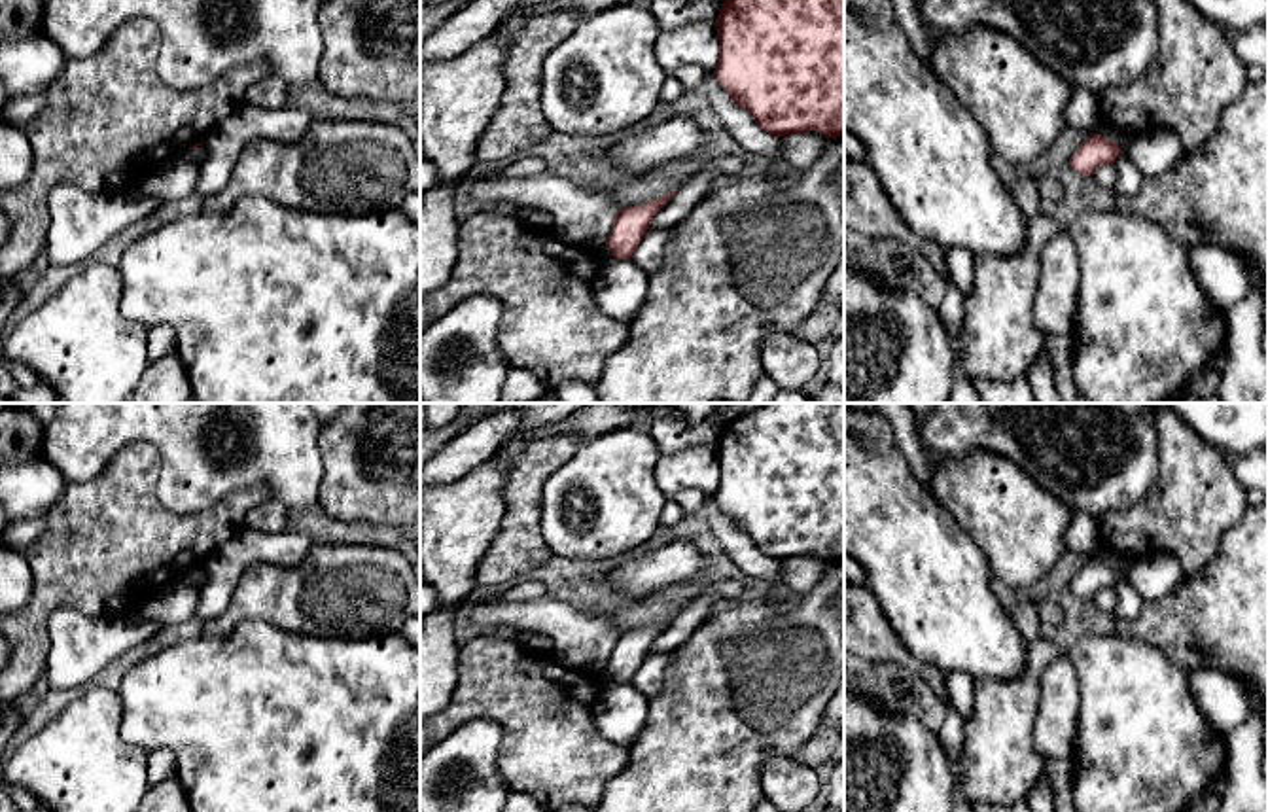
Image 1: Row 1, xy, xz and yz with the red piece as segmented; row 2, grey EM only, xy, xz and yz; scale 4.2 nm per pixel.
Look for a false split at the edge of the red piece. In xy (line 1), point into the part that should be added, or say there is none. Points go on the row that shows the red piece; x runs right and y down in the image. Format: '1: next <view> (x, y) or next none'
1: next none

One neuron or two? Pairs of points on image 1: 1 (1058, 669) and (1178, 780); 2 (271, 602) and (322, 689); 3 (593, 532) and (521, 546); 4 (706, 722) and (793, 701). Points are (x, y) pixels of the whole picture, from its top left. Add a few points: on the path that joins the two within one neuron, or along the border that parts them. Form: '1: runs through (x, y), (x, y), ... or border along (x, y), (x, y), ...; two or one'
1: border along (1064, 653), (1075, 676), (1075, 729); two
2: border along (245, 619), (265, 619), (294, 633), (332, 638); two
3: border along (540, 496), (540, 530), (553, 553); two
4: runs through (727, 705), (731, 701), (773, 701); one

